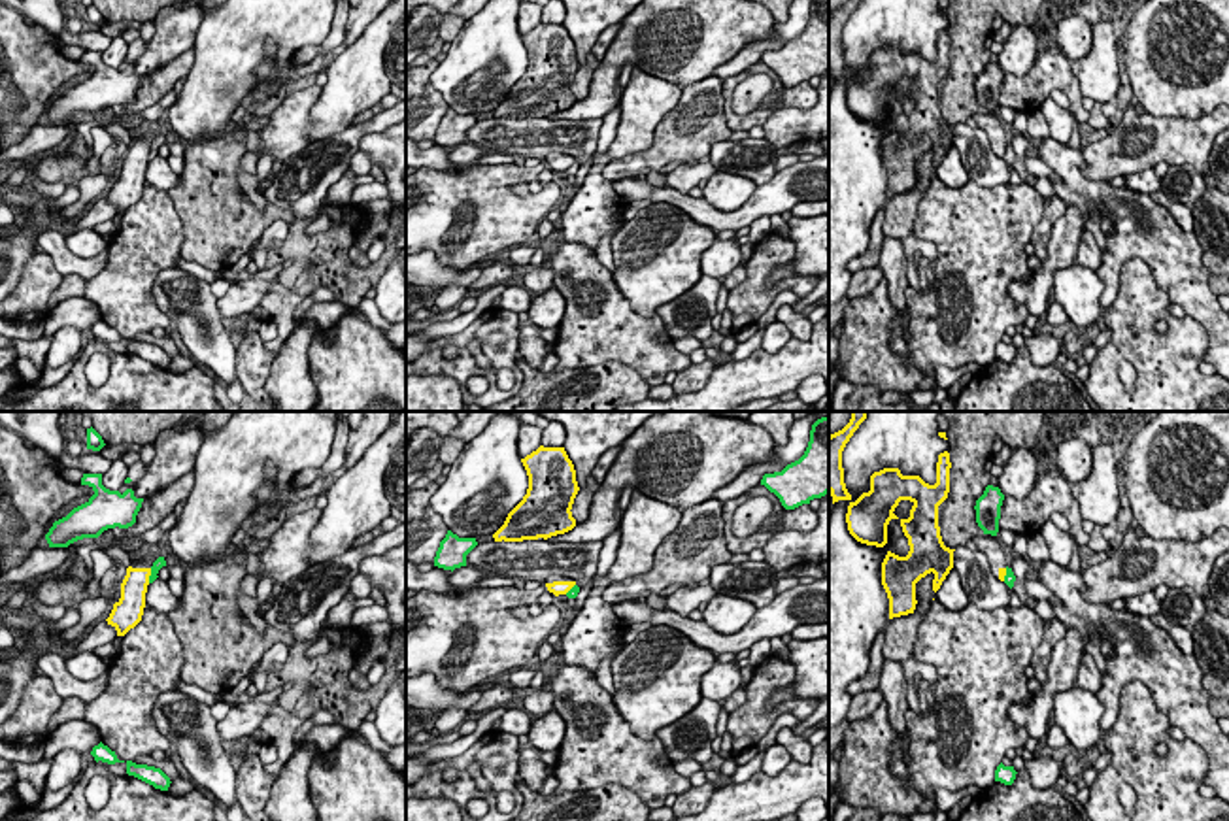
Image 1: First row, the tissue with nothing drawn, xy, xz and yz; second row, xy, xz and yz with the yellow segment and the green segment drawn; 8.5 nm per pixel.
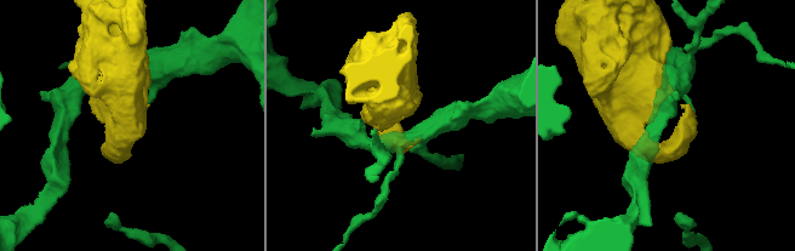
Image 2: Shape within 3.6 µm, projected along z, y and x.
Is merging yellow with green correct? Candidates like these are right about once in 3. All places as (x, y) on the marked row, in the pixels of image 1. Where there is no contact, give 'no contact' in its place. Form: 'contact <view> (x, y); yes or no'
contact xy (150, 574); no

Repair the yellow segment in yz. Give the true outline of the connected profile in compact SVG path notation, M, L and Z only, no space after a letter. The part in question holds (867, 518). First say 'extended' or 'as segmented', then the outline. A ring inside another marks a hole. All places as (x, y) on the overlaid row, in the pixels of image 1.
as segmented; M950 453L938 455L936 483L929 485L919 476L902 476L899 468L884 468L870 476L870 491L850 502L846 523L850 534L867 545L887 544L887 525L899 519L893 511L901 500L914 506L908 519L899 519L910 551L899 557L887 551L882 562L882 585L889 598L889 619L914 613L916 583L934 574L936 593L953 568L953 551L944 545L938 527L938 506L950 493Z

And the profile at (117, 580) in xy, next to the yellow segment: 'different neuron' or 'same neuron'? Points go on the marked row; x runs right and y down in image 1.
different neuron

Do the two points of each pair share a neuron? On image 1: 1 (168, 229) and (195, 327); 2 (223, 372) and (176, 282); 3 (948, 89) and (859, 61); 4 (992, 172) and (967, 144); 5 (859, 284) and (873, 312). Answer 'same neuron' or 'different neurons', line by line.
1: different neurons
2: same neuron
3: different neurons
4: same neuron
5: different neurons

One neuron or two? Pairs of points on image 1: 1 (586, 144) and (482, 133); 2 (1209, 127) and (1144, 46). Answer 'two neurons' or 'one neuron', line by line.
1: one neuron
2: two neurons

